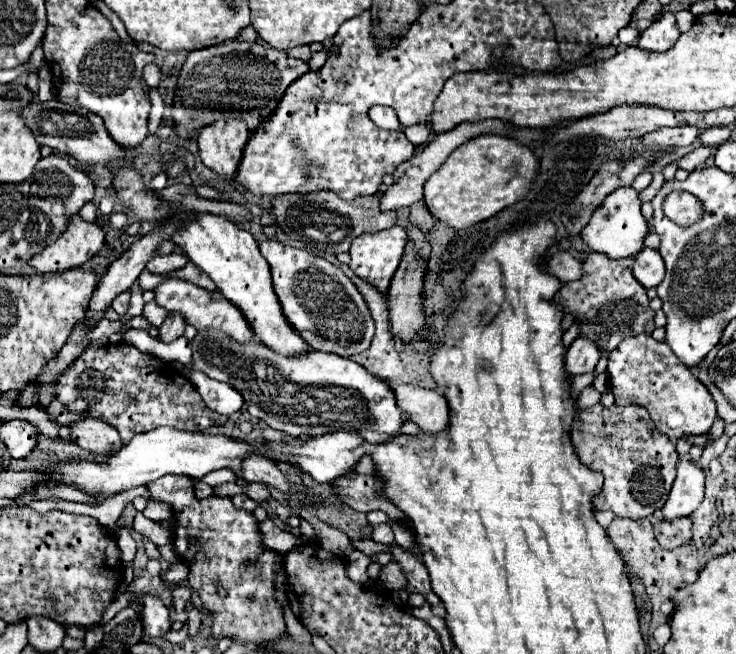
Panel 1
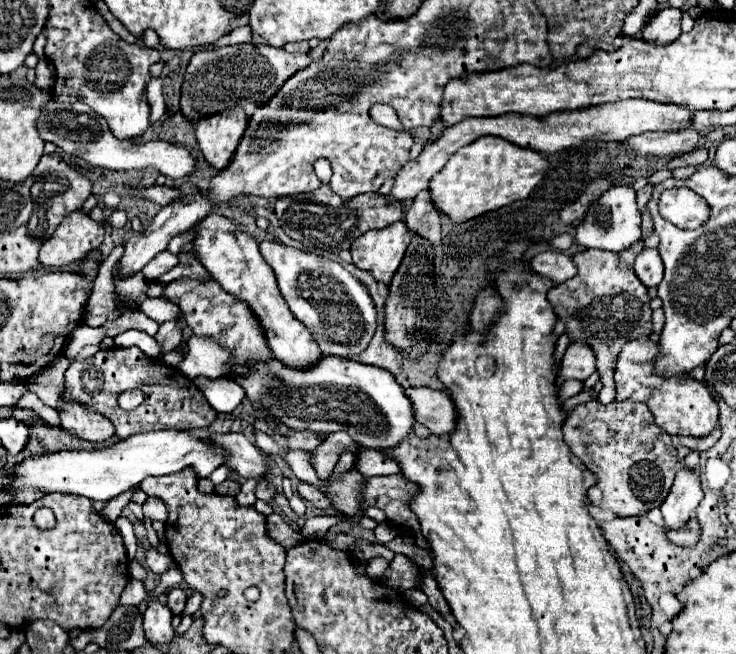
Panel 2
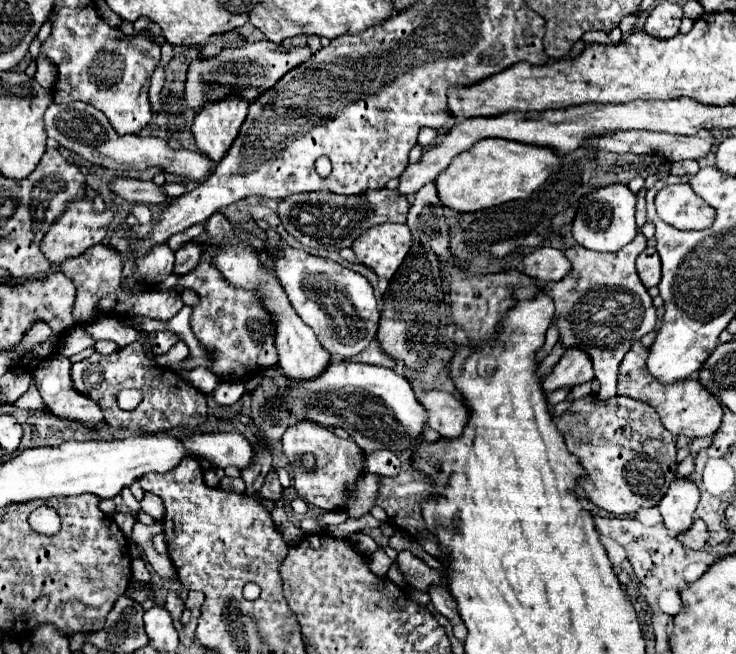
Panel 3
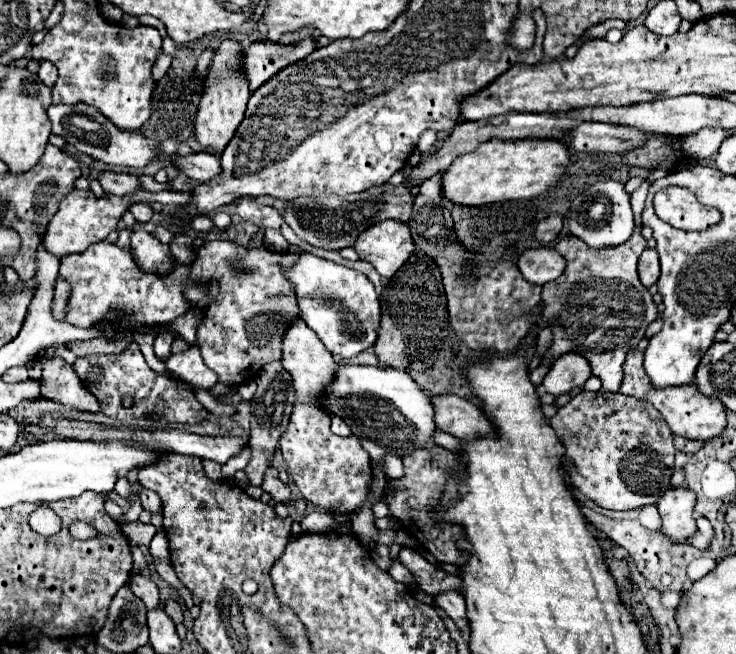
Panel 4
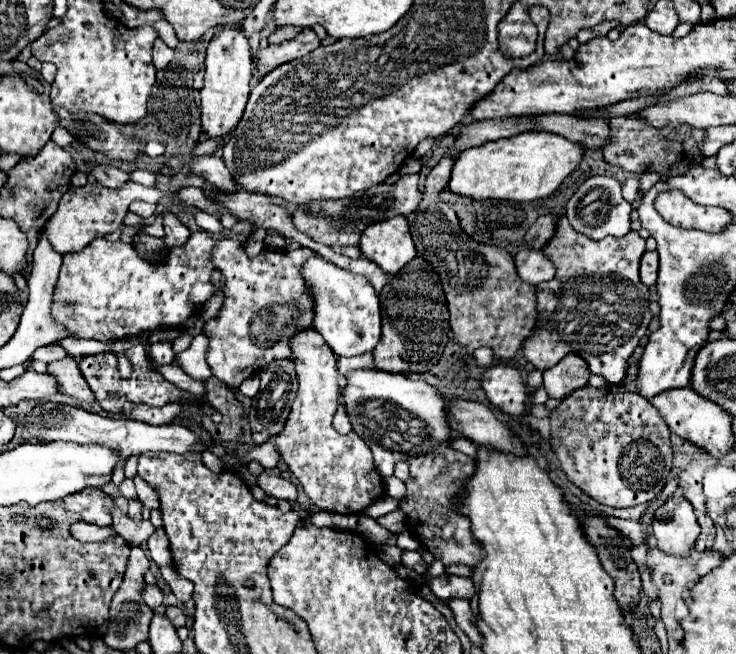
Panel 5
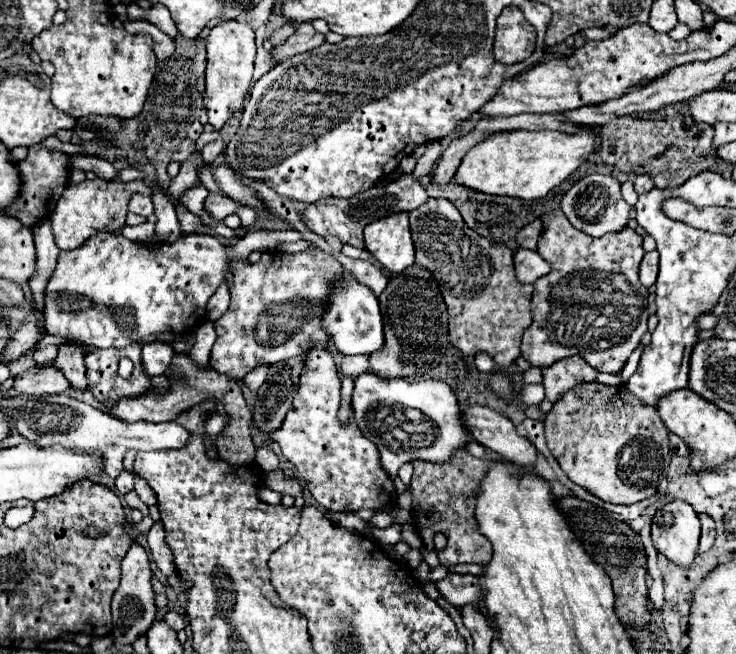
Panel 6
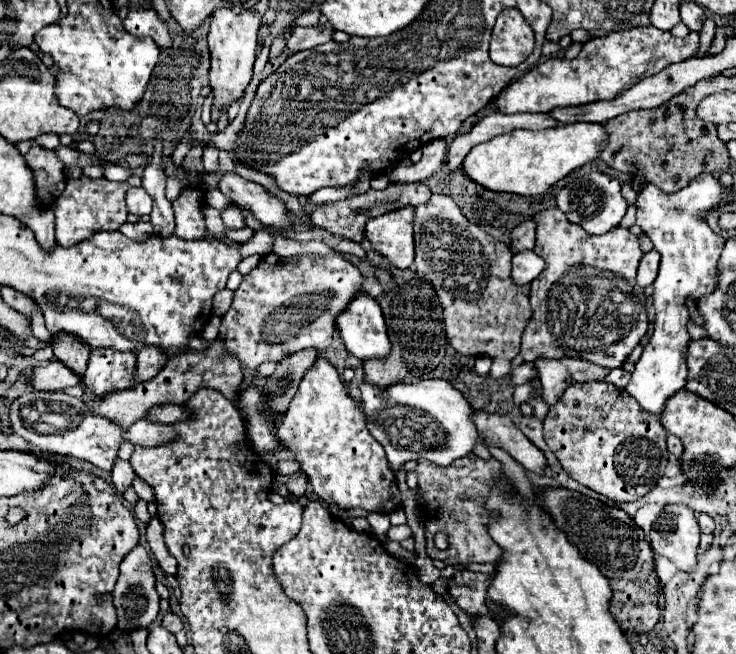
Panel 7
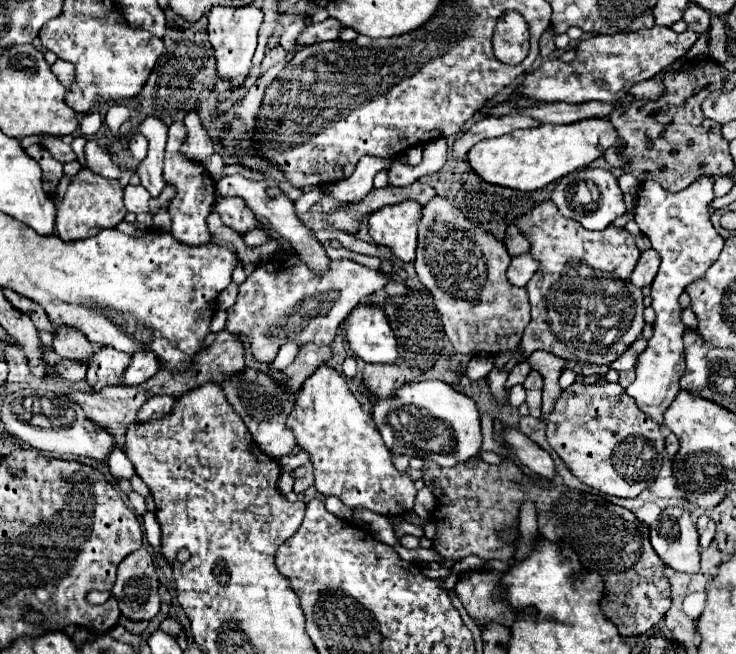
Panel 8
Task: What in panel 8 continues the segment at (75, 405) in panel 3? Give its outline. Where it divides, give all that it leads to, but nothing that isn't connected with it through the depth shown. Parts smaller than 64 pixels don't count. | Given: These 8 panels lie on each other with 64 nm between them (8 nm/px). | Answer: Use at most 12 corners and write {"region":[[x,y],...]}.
{"region":[[72,328],[54,332],[52,348],[58,356],[86,362],[94,354]]}

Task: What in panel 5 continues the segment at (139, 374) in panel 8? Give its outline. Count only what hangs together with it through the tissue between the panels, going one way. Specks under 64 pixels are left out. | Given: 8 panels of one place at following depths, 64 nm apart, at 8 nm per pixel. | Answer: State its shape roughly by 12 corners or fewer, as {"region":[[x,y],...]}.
{"region":[[152,344],[152,362],[156,366],[172,364],[172,344]]}

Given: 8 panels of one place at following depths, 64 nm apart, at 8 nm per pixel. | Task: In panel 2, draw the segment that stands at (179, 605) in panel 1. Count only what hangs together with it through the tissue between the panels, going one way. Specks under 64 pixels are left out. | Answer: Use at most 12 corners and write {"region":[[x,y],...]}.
{"region":[[182,588],[168,592],[168,608],[182,614],[186,592]]}

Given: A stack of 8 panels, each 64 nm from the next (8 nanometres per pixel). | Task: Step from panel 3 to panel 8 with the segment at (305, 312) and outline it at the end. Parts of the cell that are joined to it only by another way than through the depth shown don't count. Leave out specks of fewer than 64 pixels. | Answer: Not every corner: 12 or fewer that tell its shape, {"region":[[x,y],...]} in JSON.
{"region":[[362,300],[344,320],[364,362],[396,360],[386,314]]}

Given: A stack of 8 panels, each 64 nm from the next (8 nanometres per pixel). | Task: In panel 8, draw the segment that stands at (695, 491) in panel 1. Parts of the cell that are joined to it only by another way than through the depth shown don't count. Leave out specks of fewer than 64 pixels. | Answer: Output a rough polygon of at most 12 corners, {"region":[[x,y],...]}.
{"region":[[668,506],[650,542],[676,572],[700,570],[698,532],[686,508]]}

